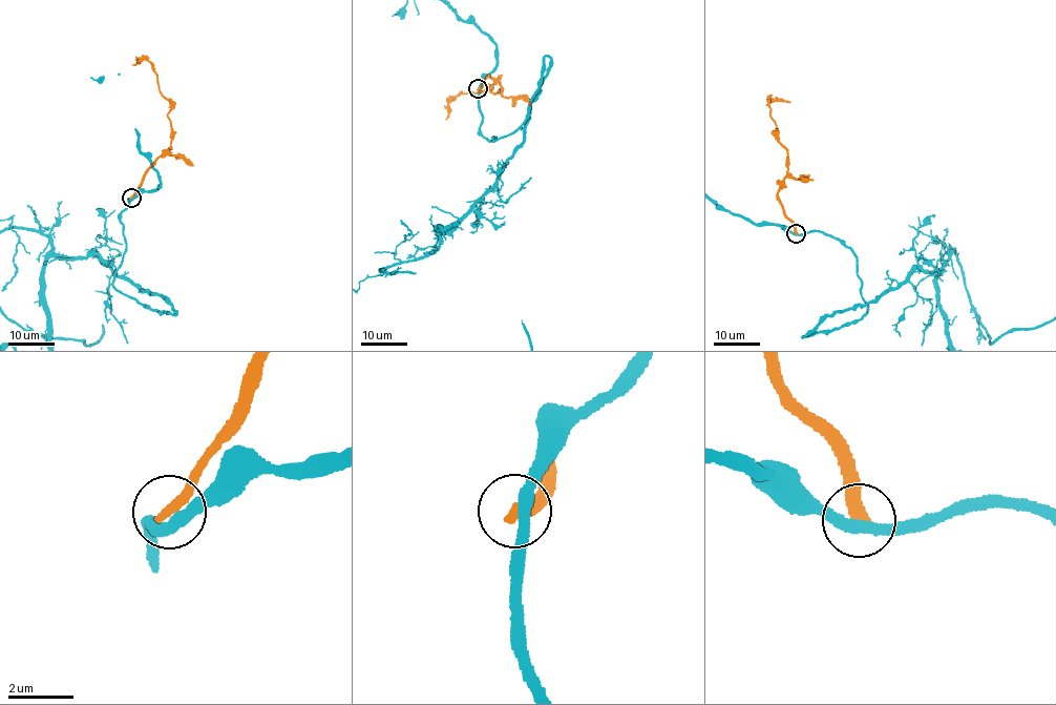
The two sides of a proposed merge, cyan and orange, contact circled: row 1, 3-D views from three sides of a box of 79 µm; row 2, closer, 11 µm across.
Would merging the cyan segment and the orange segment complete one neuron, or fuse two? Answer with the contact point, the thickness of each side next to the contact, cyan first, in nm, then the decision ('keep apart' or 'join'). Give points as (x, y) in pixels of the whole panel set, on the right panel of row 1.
(796, 233) | 340/360 nm | keep apart

